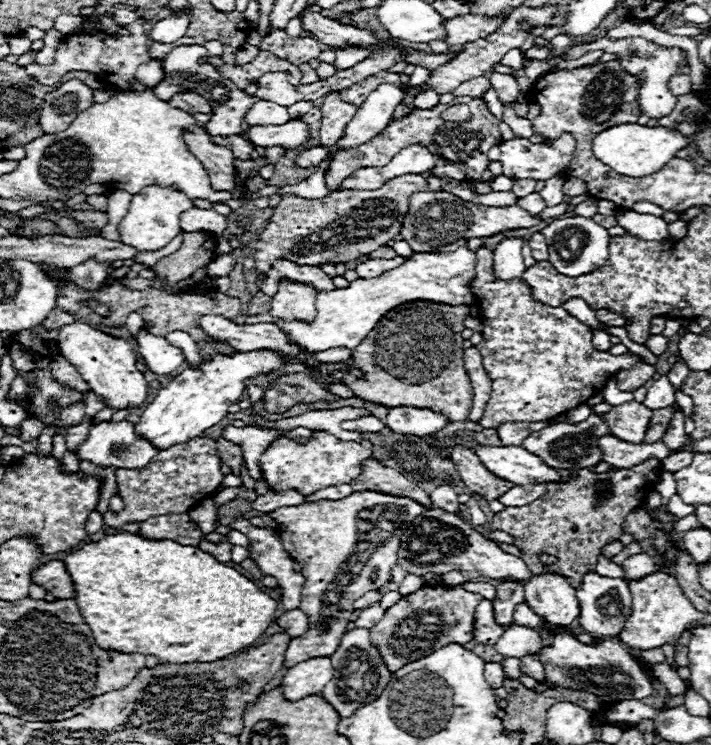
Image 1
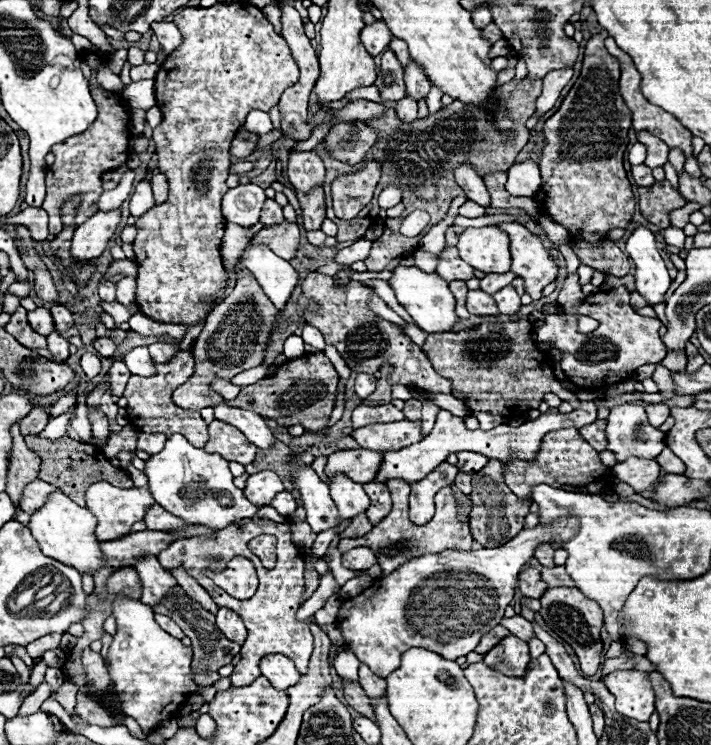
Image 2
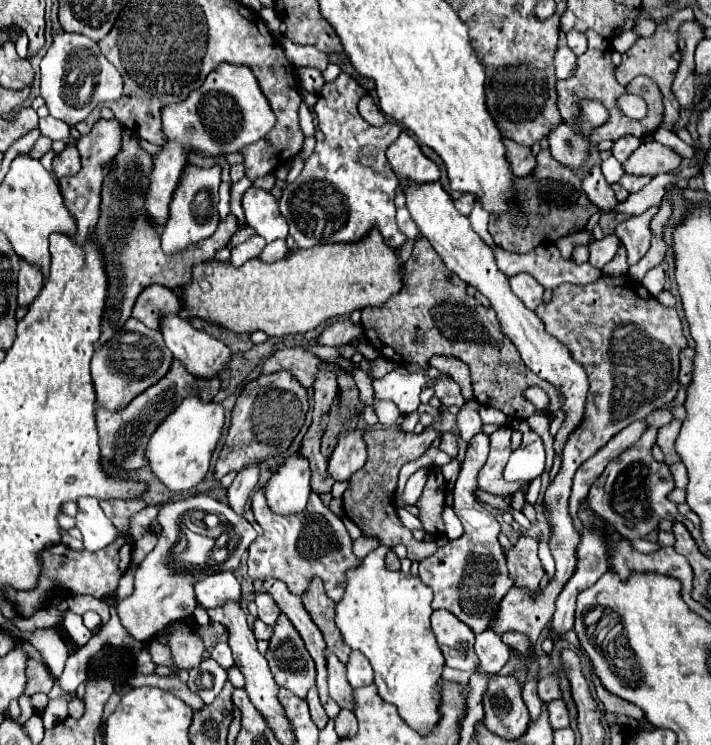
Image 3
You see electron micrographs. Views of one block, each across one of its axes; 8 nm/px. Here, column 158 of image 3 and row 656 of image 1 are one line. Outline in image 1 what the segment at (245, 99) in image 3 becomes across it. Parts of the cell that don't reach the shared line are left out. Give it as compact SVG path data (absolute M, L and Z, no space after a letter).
M118 532L118 534L108 534L98 542L88 542L82 548L70 552L64 558L64 566L66 572L70 574L72 582L74 582L74 600L80 608L80 614L84 616L84 622L92 628L92 636L96 636L100 648L104 650L112 650L112 652L138 652L144 656L154 656L158 662L172 662L172 664L190 664L190 662L214 662L220 658L226 658L228 654L236 654L248 646L252 646L258 636L262 636L266 632L266 628L274 622L274 612L276 612L276 600L270 598L268 594L264 594L262 590L256 588L254 582L250 582L248 578L244 578L242 574L238 574L234 568L224 566L222 562L218 562L214 556L202 552L196 546L184 546L178 544L174 540L150 540L144 538L140 534L132 534L132 532Z

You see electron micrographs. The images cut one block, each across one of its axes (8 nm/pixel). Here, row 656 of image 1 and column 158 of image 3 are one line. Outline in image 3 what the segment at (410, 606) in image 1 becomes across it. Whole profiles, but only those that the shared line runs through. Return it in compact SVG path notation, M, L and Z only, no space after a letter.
M174 360L168 376L164 376L152 388L144 390L140 396L136 396L128 404L128 408L120 410L120 412L108 412L104 408L96 408L96 426L98 426L98 436L100 436L102 458L110 460L114 466L118 466L120 470L126 470L126 472L146 466L148 462L144 460L144 448L146 448L152 432L156 430L156 424L164 416L168 416L168 412L172 412L172 408L176 408L176 404L180 404L180 400L184 400L186 396L196 394L204 402L210 402L218 394L218 390L220 390L218 376L216 378L196 378L184 368L184 364L180 360Z

